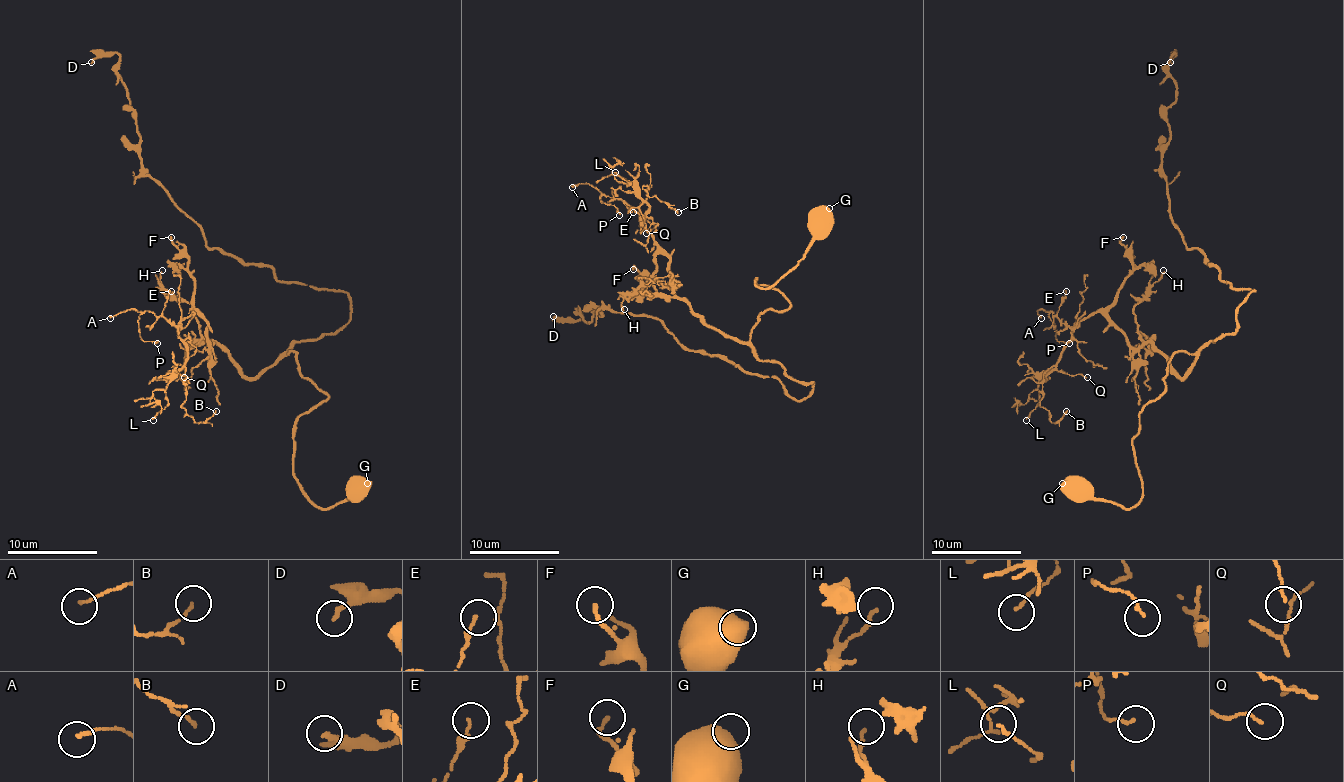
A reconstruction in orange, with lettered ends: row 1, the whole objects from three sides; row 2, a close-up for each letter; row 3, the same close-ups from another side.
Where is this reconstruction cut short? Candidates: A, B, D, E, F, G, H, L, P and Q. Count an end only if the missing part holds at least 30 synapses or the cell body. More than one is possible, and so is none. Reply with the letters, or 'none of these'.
none of these

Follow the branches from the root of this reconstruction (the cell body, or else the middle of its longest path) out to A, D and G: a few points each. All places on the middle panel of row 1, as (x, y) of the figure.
A: (811, 384), (700, 318), (673, 291), (669, 255), (637, 212), (587, 183), (572, 187)
D: (811, 384), (795, 400), (775, 377), (687, 350), (651, 316), (608, 307), (592, 321), (553, 316)
G: (811, 384), (755, 355), (757, 318), (789, 307), (755, 278), (761, 289), (775, 285), (829, 208)

